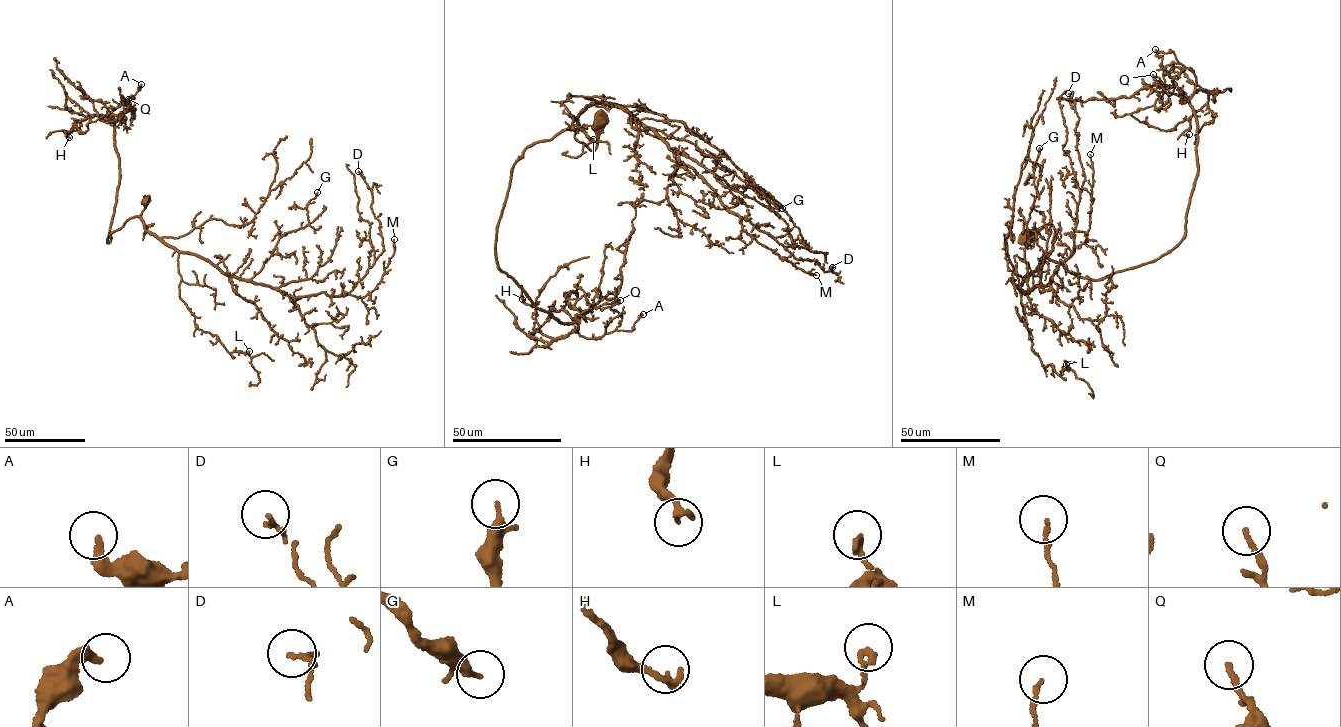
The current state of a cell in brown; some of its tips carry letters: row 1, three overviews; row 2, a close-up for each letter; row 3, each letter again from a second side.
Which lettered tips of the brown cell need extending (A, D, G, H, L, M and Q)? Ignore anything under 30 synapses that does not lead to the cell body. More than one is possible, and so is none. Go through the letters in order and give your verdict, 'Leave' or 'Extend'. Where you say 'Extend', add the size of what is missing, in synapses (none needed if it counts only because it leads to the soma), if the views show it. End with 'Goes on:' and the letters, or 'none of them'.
A: Leave
D: Leave
G: Leave
H: Leave
L: Leave
M: Leave
Q: Leave
Goes on: none of them

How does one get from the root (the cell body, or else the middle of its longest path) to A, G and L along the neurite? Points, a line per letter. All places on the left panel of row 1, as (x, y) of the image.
A: (145, 202), (144, 196), (141, 214), (112, 231), (108, 243), (119, 176), (109, 113), (141, 84)
G: (145, 202), (144, 196), (138, 217), (147, 230), (249, 279), (279, 238), (308, 224), (307, 204), (317, 192)
L: (145, 202), (144, 196), (138, 217), (178, 252), (180, 298), (195, 326), (229, 353), (249, 351)

